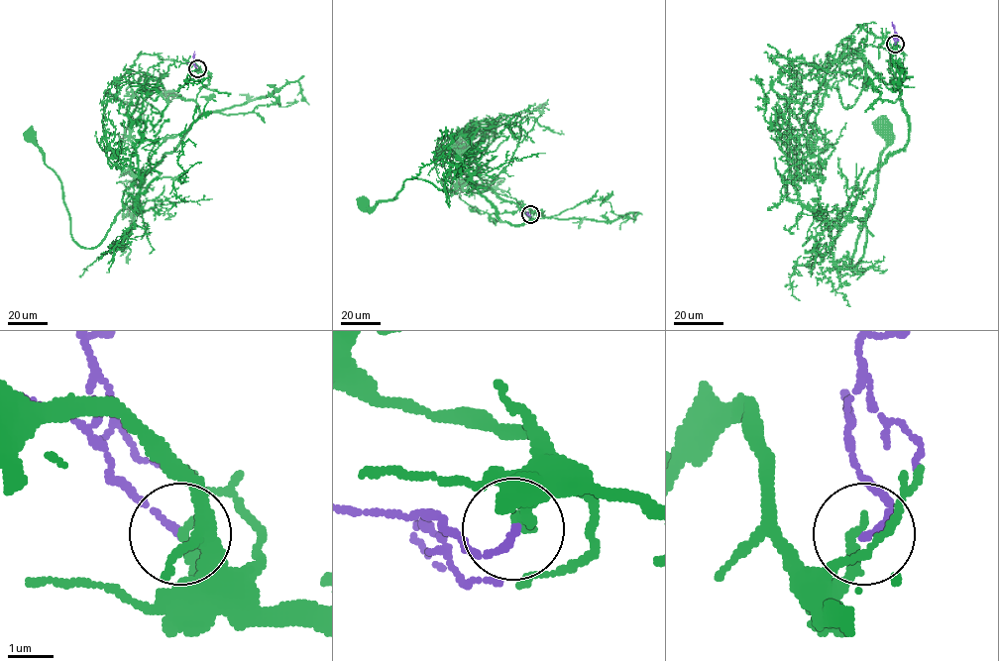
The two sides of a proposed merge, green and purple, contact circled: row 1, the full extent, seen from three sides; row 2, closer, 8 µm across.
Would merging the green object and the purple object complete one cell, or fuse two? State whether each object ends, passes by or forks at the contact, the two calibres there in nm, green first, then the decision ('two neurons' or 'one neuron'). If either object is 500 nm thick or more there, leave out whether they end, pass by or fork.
green ends | purple ends | 240/160 nm | two neurons

